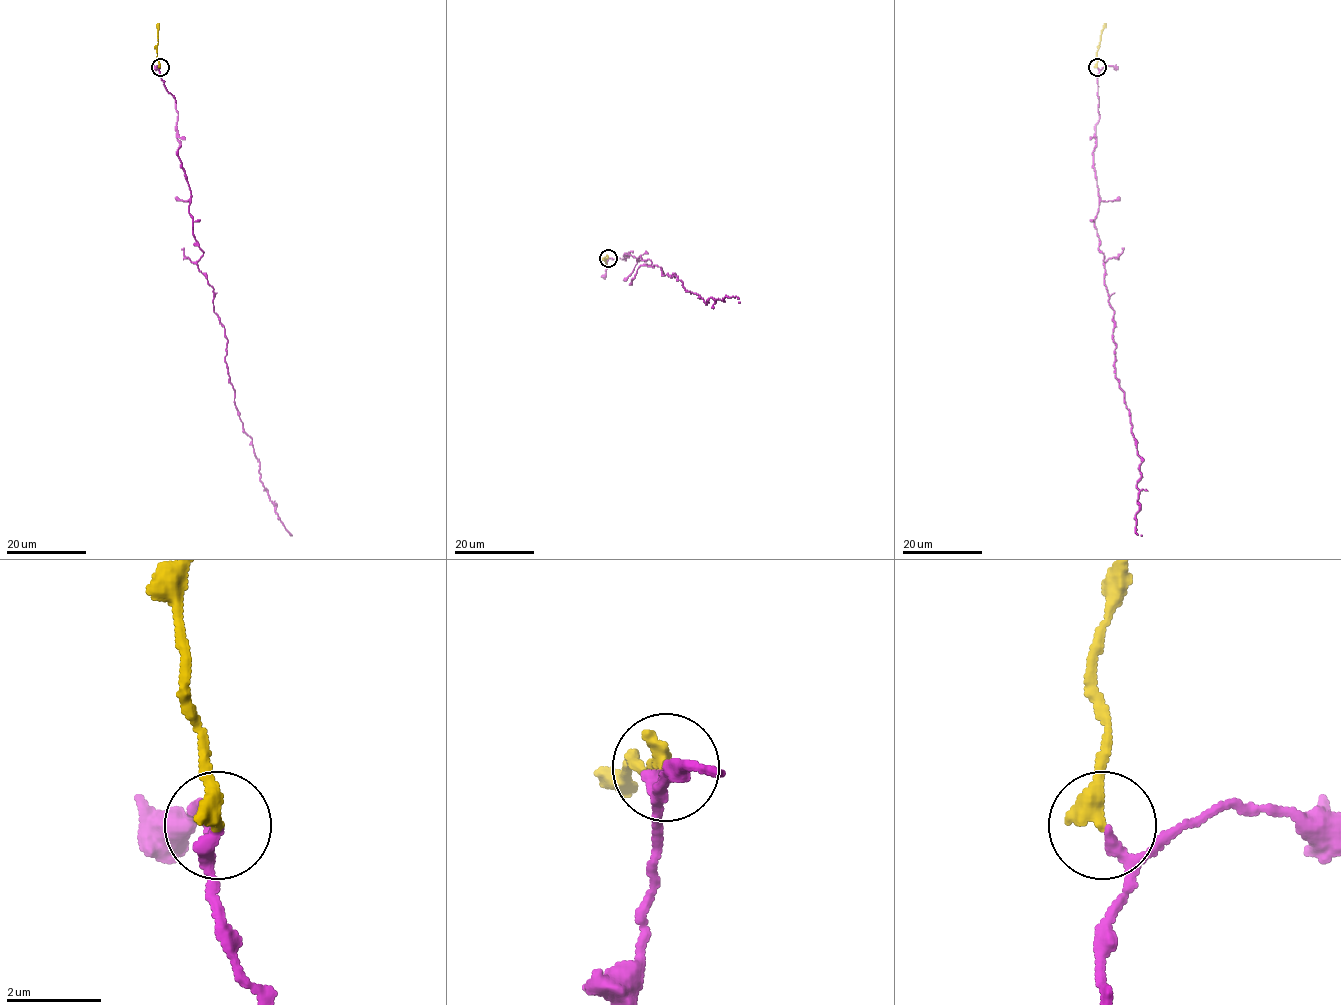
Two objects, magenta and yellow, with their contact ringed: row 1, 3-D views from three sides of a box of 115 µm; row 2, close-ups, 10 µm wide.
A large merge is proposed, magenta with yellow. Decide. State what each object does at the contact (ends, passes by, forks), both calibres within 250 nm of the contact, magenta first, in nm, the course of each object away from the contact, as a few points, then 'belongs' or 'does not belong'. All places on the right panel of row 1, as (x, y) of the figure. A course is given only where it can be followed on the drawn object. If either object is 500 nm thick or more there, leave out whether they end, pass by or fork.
magenta passes by | yellow ends | 190/400 nm | magenta via (1098, 67), (1095, 222), (1114, 313), (1116, 374), (1142, 461), (1136, 515), (1136, 533), (1142, 536) | yellow via (1097, 67), (1101, 30), (1106, 23) | belongs

